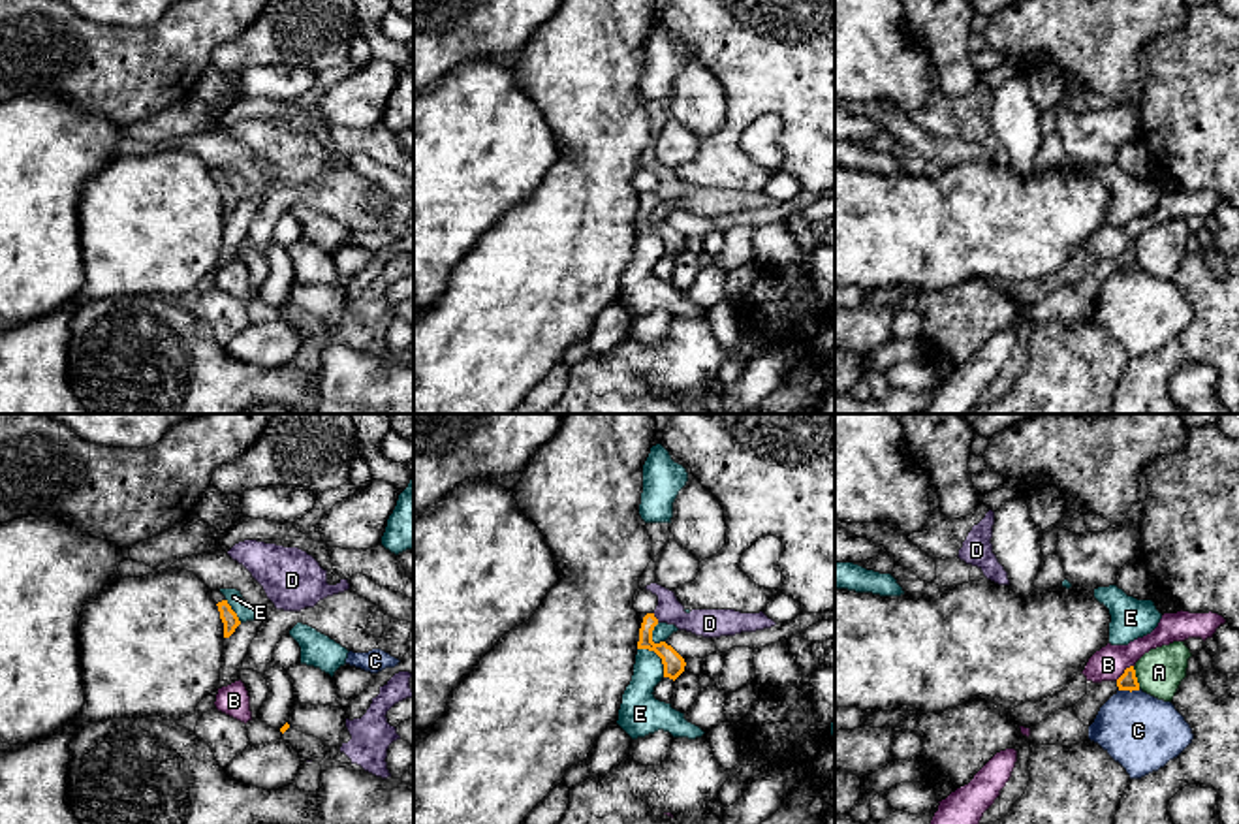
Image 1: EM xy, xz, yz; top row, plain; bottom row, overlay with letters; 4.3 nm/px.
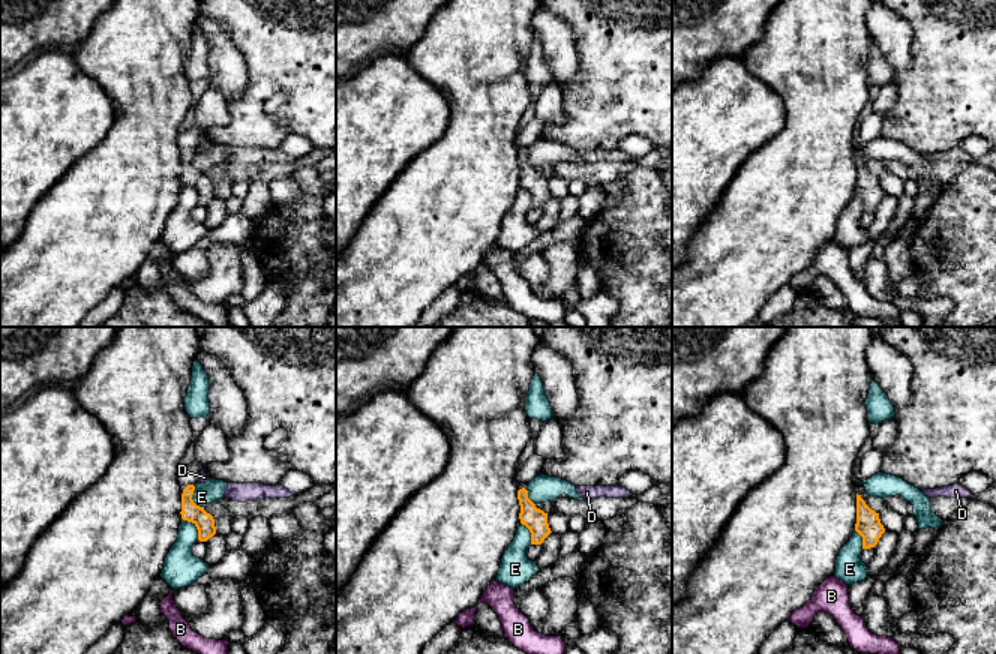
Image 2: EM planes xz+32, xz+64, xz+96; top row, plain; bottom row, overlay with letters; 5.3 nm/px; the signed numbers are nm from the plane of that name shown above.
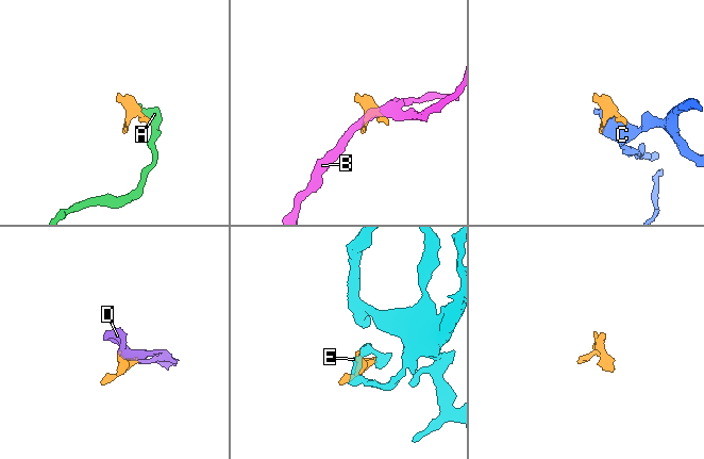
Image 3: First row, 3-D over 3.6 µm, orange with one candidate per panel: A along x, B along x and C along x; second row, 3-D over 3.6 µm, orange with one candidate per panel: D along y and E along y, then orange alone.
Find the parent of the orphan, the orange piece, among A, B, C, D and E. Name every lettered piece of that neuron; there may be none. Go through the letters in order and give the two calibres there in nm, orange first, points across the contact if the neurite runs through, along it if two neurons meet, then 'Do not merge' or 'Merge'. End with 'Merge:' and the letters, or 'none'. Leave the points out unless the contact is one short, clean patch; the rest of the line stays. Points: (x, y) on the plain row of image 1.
A: Thickness 80 nm (orange) against 200 nm. Boundary: yz (1132, 245), (1140, 266). Do not merge
B: Thickness 80 nm (orange) against 140 nm. Do not merge
C: Thickness 80 nm (orange) against 320 nm. Do not merge
D: Thickness 100 nm (orange) against 130 nm. Do not merge
E: Thickness 100 nm (orange) against 170 nm. Boundary: xz (638, 226), (647, 226), (660, 237), (664, 254). Do not merge
Merge: none

